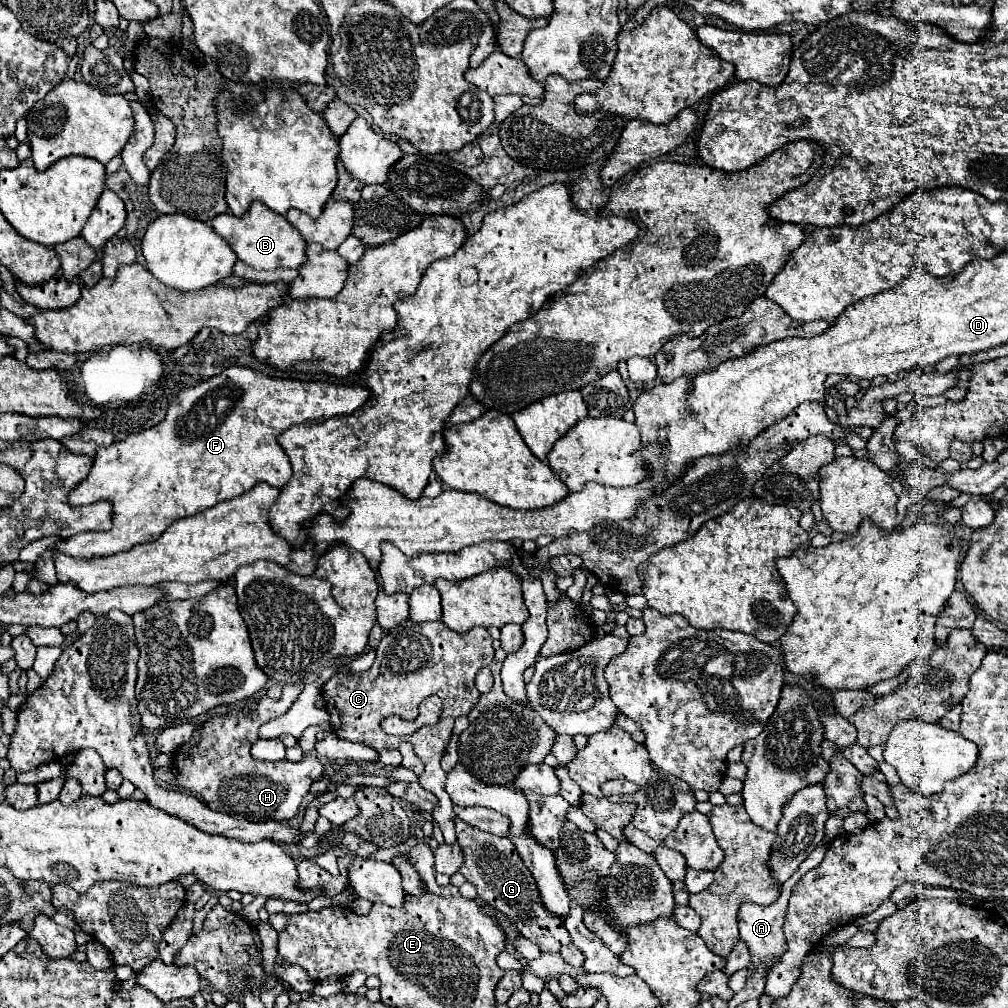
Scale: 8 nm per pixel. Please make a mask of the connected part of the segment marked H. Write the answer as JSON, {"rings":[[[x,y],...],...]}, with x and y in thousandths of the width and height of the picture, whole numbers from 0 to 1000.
{"rings":[[[283,679],[277,694],[261,690],[251,706],[229,704],[225,708],[211,710],[201,718],[193,718],[189,734],[178,740],[172,748],[176,780],[199,792],[213,806],[247,812],[251,815],[289,813],[297,806],[307,780],[322,770],[322,760],[313,750],[301,750],[297,756],[257,756],[255,752],[249,752],[249,740],[255,736],[257,720],[283,708],[299,685],[301,681]]]}

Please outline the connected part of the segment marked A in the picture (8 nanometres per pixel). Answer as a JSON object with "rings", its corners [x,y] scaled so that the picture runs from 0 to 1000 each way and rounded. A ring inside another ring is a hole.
{"rings":[[[814,834],[808,844],[794,857],[792,863],[777,877],[775,880],[774,890],[765,899],[751,899],[751,897],[737,897],[733,901],[733,929],[735,933],[741,937],[743,946],[745,946],[745,962],[757,960],[759,966],[765,958],[769,958],[769,954],[773,954],[773,950],[779,946],[781,942],[781,935],[777,929],[777,913],[779,913],[779,903],[782,900],[782,894],[785,889],[787,879],[795,872],[797,867],[809,861],[818,850],[820,839]]]}

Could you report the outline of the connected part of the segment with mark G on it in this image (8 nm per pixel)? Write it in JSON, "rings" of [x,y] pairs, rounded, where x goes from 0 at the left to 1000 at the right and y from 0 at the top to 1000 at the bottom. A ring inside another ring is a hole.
{"rings":[[[451,812],[451,821],[453,821],[453,835],[461,845],[461,855],[455,861],[455,865],[463,871],[463,875],[467,875],[473,881],[473,889],[481,897],[497,903],[515,923],[515,927],[531,935],[537,940],[537,944],[555,944],[557,938],[564,938],[566,929],[561,921],[561,913],[545,907],[537,899],[531,873],[527,871],[527,865],[515,851],[515,845],[511,843],[509,835],[505,831],[495,831],[475,821],[469,821],[455,812]]]}

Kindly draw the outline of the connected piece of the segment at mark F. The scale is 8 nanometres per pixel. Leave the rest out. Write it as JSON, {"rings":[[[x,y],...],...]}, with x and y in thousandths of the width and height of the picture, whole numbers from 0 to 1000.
{"rings":[[[229,363],[195,383],[180,387],[178,393],[168,401],[164,415],[156,419],[152,425],[136,427],[124,433],[122,437],[112,438],[108,444],[94,446],[92,462],[86,474],[78,478],[78,482],[74,482],[74,486],[70,486],[68,490],[68,502],[82,502],[98,496],[108,496],[112,502],[112,524],[108,528],[74,530],[66,536],[57,538],[33,560],[35,562],[33,573],[47,581],[59,579],[53,560],[55,546],[74,554],[112,552],[118,548],[126,548],[136,540],[156,536],[166,526],[166,522],[170,522],[174,516],[191,512],[217,498],[239,492],[245,486],[249,486],[253,480],[265,478],[267,482],[281,484],[289,474],[289,460],[285,450],[277,446],[279,442],[275,440],[273,435],[293,421],[318,419],[336,411],[346,413],[356,403],[360,403],[364,395],[366,395],[366,387],[360,383],[332,383],[332,381],[299,379],[287,375],[279,377],[279,375],[263,373],[261,369],[243,363]]]}

